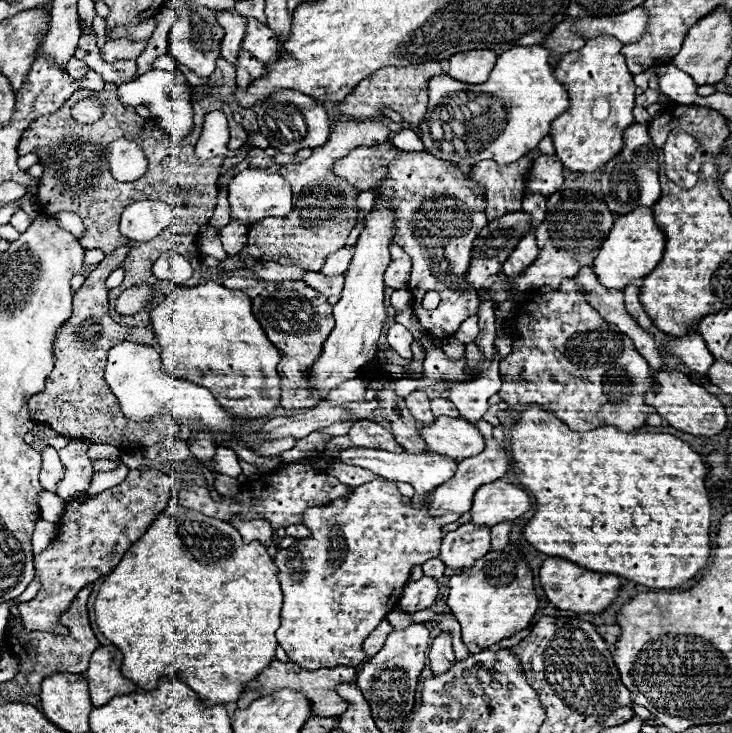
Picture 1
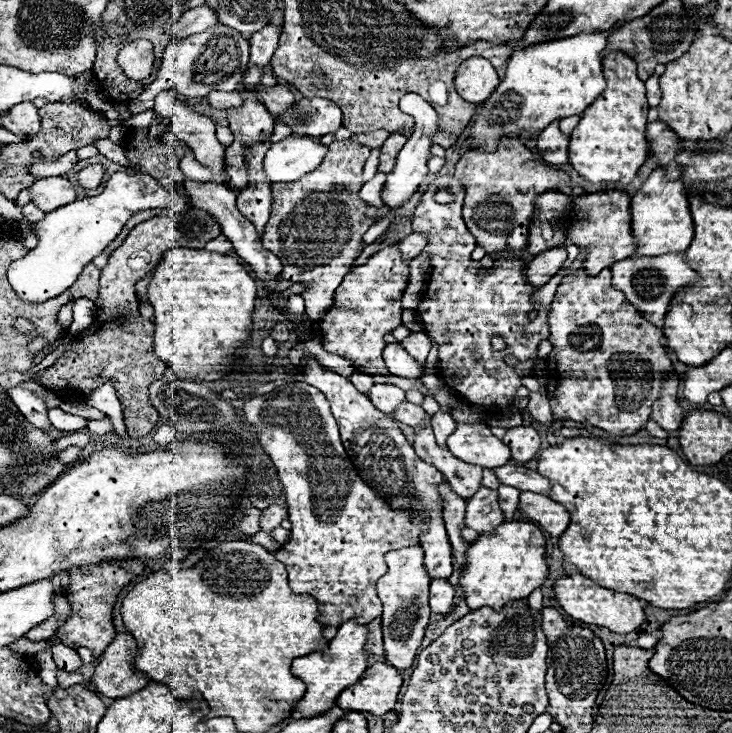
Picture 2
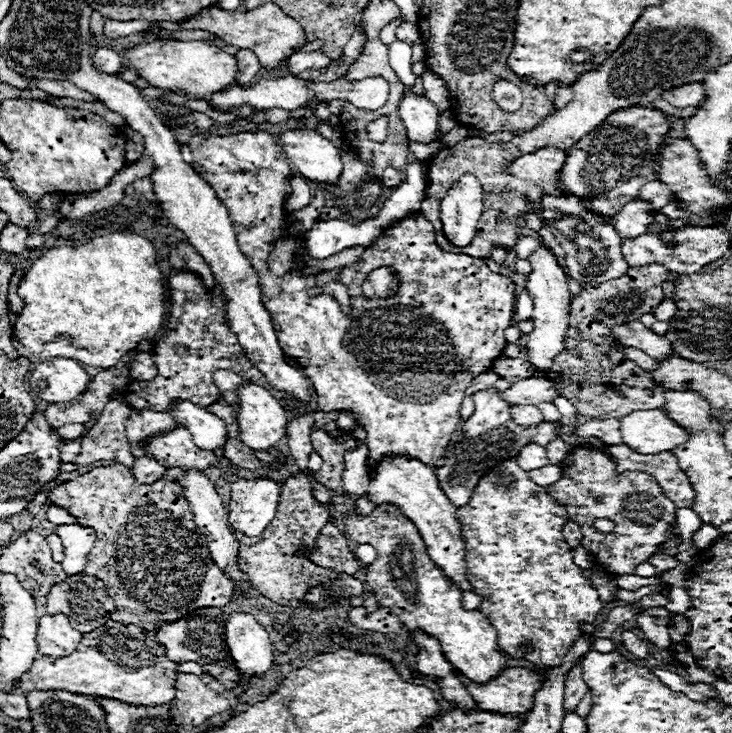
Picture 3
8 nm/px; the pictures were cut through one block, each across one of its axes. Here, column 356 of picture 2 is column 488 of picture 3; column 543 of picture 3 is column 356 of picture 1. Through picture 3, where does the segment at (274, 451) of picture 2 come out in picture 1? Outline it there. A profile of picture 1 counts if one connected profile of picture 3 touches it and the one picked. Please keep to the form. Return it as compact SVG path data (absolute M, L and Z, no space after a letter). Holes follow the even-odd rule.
M372 480L352 488L348 496L332 500L332 504L304 510L302 520L310 530L310 536L296 540L290 548L278 550L274 556L284 592L282 626L276 630L276 638L294 664L300 664L308 670L318 670L334 666L354 668L366 660L366 654L362 652L364 638L396 606L412 566L420 566L422 562L438 556L442 542L440 526L460 518L456 512L430 516L430 494L432 492L426 492L422 496L420 508L414 508L412 502L402 502L396 482Z

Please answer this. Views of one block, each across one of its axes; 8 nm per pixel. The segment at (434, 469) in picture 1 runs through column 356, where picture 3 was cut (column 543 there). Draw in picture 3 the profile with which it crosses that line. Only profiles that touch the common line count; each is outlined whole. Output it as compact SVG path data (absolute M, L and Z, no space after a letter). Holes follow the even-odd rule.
M528 444L526 448L522 448L522 454L518 454L518 466L522 466L526 472L542 468L546 464L548 464L546 448L540 444Z

